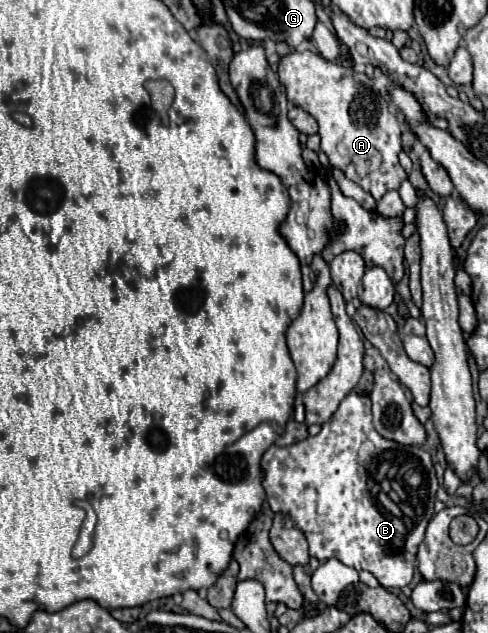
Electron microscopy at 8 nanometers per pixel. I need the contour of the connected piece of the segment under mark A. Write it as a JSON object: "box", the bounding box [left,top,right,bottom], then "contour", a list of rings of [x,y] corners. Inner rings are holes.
{"box":[278,50,408,200],"contour":[[[306,50],[282,56],[278,76],[286,88],[288,102],[316,118],[320,126],[320,150],[328,156],[332,168],[340,168],[346,178],[362,186],[374,200],[380,200],[388,190],[396,190],[408,178],[398,162],[402,140],[396,116],[390,114],[386,100],[382,104],[380,92],[366,74],[338,62],[328,62],[320,54]]]}

